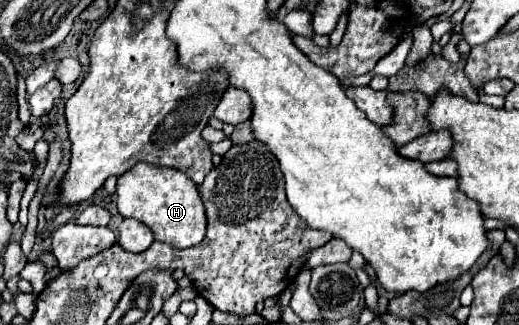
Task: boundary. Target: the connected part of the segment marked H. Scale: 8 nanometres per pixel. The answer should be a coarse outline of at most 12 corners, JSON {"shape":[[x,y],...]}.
{"shape":[[137,163],[117,181],[121,217],[177,249],[205,237],[197,185]]}

